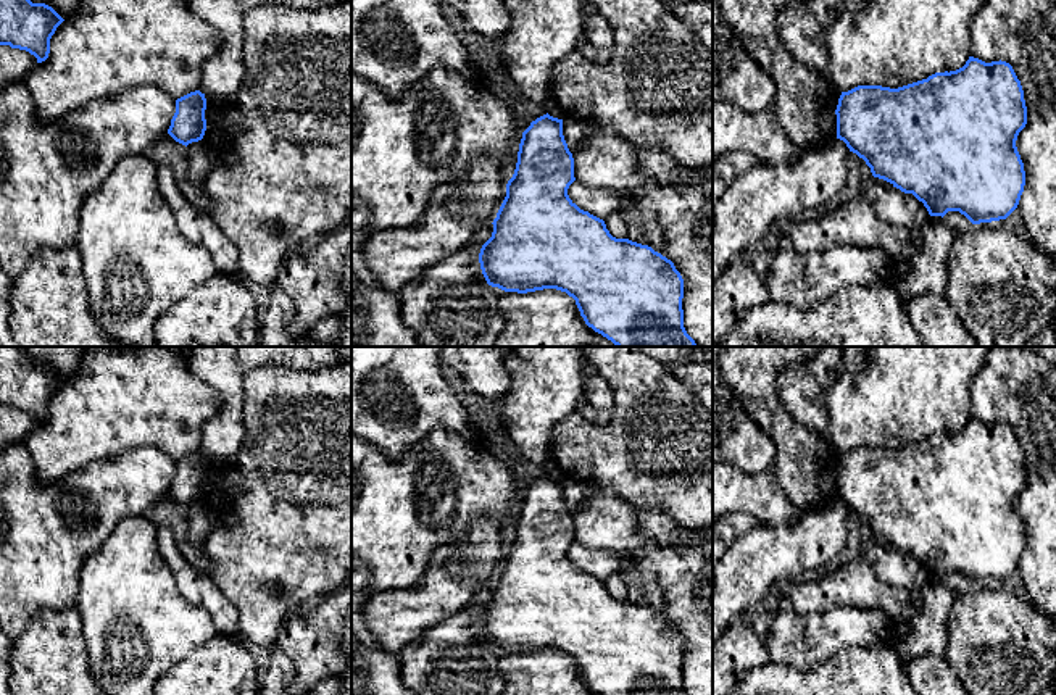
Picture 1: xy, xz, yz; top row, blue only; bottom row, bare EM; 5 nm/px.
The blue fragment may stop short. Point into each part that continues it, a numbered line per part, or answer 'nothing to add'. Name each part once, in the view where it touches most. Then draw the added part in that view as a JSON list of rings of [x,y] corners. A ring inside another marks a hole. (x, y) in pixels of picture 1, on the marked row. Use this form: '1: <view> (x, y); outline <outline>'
nothing to add

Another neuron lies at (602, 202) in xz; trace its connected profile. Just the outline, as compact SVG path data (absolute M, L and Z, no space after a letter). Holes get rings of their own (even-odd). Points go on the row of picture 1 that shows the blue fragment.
M574 181L567 195L580 210L603 221L621 210L619 195L609 187L590 187Z

